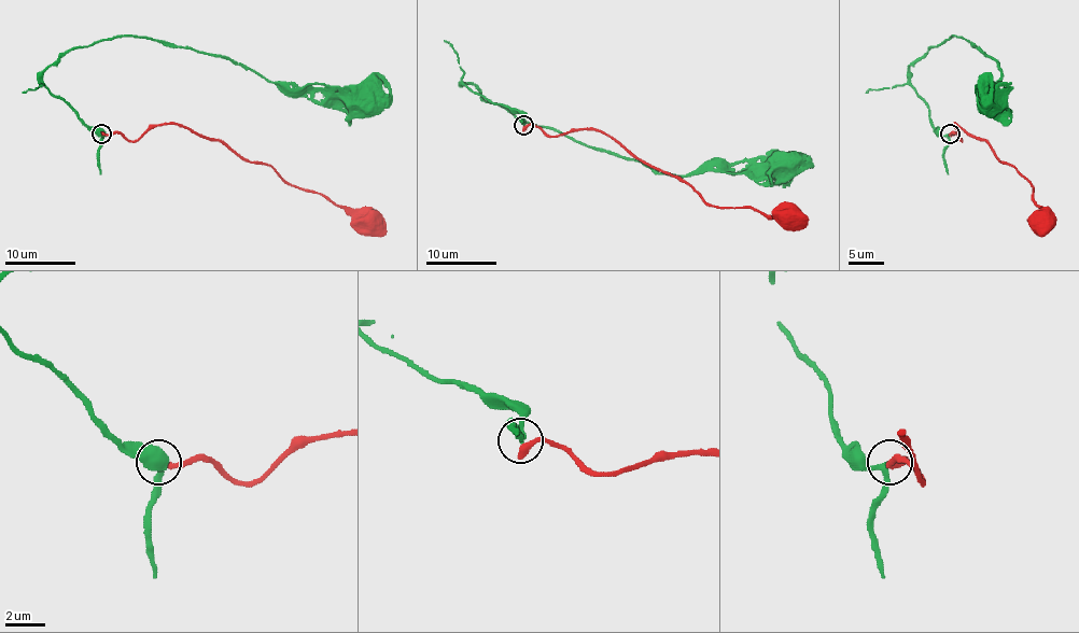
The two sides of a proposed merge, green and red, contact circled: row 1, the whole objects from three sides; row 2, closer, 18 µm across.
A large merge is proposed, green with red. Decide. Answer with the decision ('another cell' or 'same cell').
another cell

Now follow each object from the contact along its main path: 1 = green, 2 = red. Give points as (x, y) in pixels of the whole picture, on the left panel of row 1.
1: (101, 132), (48, 88), (43, 73), (64, 52), (117, 36), (222, 55), (283, 87), (322, 83), (361, 99)
2: (101, 132), (137, 140), (156, 126), (182, 124), (250, 162), (267, 163), (291, 184), (360, 211), (372, 223)

